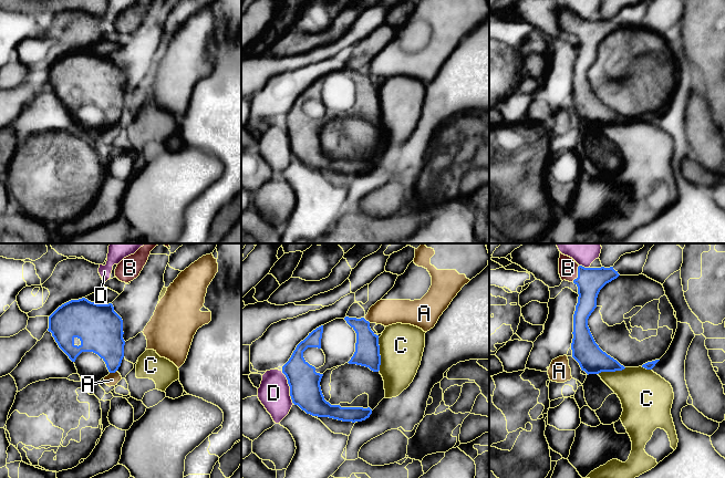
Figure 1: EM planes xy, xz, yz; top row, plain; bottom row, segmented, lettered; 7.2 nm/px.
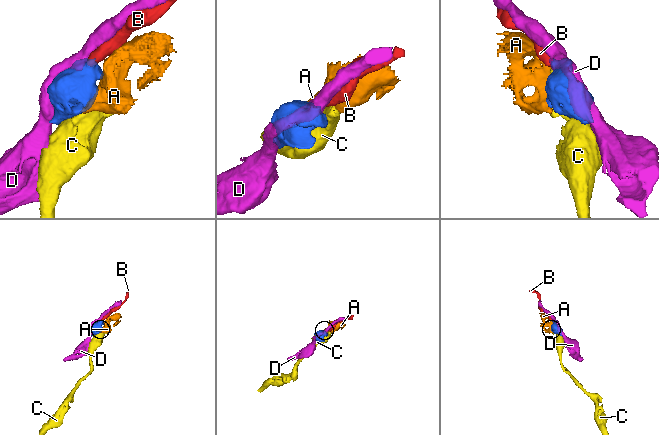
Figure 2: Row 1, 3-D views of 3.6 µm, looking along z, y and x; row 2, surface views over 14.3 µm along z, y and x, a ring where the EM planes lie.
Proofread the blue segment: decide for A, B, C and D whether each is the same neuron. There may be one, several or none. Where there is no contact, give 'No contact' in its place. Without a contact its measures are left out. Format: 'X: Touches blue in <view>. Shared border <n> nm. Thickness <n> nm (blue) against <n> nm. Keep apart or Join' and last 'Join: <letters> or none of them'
A: Touches blue in xy. Shared border 60 nm. Thickness 260 nm (blue) against 90 nm. Keep apart
B: Touches blue in yz. Shared border 130 nm. Thickness 190 nm (blue) against 140 nm. Join
C: Touches blue in xz. Shared border 240 nm. Thickness 180 nm (blue) against 320 nm. Keep apart
D: Touches blue in xz. Shared border 260 nm. Thickness 220 nm (blue) against 220 nm. Keep apart
Join: B

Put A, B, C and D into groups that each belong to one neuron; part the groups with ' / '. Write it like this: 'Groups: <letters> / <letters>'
Groups: A / B / C / D

